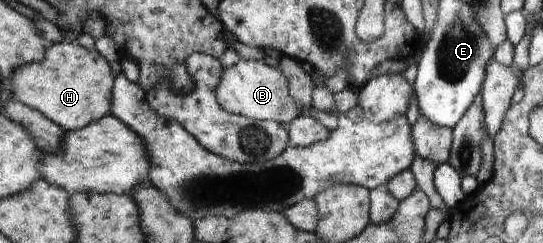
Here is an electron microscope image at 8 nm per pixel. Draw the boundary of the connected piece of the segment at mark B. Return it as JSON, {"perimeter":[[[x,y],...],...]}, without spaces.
{"perimeter":[[[239,58],[231,67],[224,68],[216,96],[225,111],[251,119],[273,121],[286,126],[293,122],[293,119],[299,118],[299,115],[307,115],[319,120],[329,130],[333,131],[339,126],[339,119],[336,115],[315,107],[311,107],[305,114],[303,107],[296,102],[296,99],[293,99],[285,75],[275,66],[269,67],[269,64],[262,59],[255,61]]]}

